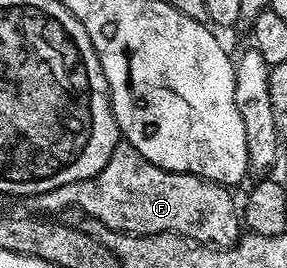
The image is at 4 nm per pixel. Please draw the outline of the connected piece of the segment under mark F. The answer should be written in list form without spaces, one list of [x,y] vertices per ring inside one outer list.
[[[123,139],[96,177],[74,181],[48,193],[36,193],[30,198],[29,205],[43,215],[78,211],[117,233],[142,237],[178,233],[190,241],[198,241],[200,245],[229,249],[238,243],[241,236],[241,213],[231,193],[228,186],[218,185],[215,181],[157,167]]]

